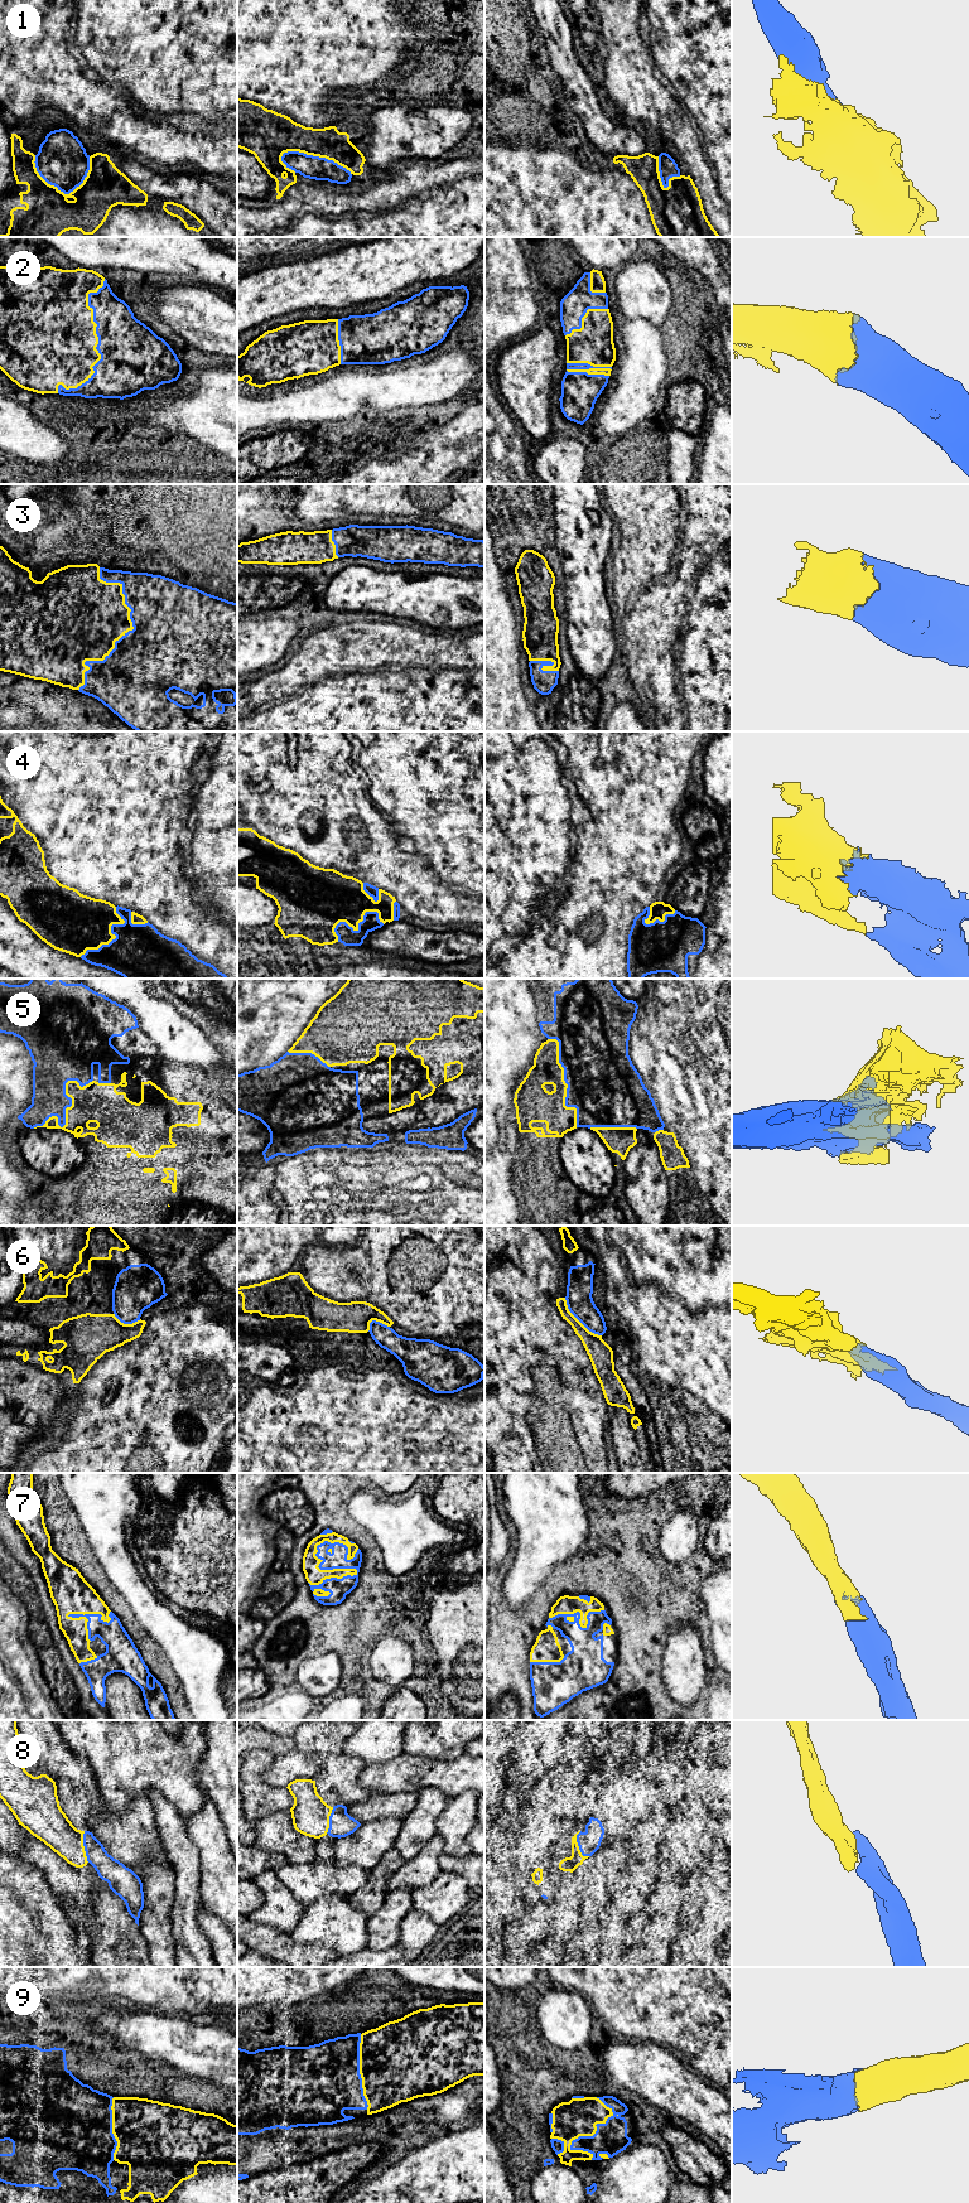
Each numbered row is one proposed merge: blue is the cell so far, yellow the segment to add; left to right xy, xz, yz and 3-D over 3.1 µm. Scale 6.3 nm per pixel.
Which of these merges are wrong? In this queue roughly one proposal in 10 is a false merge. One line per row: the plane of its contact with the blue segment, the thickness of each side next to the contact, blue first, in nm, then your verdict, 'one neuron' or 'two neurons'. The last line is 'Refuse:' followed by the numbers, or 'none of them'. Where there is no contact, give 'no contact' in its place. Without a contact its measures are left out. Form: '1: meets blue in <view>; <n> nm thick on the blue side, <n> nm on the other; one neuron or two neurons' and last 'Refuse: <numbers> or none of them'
1: meets blue in xz; 150 nm thick on the blue side, 220 nm on the other; one neuron
2: meets blue in xy; 420 nm thick on the blue side, 480 nm on the other; one neuron
3: meets blue in xy; 480 nm thick on the blue side, 440 nm on the other; one neuron
4: meets blue in xz; 110 nm thick on the blue side, 340 nm on the other; one neuron
5: meets blue in xy; 240 nm thick on the blue side, 260 nm on the other; one neuron
6: meets blue in yz; 170 nm thick on the blue side, 150 nm on the other; one neuron
7: meets blue in xz; 130 nm thick on the blue side, 110 nm on the other; one neuron
8: meets blue in xy; 160 nm thick on the blue side, 240 nm on the other; one neuron
9: meets blue in yz; 200 nm thick on the blue side, 240 nm on the other; one neuron
Refuse: none of them

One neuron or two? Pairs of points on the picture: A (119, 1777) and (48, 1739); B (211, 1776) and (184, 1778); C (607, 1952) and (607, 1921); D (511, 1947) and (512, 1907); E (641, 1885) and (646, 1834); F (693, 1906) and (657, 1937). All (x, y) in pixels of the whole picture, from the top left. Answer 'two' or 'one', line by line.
A: two
B: two
C: one
D: two
E: one
F: two

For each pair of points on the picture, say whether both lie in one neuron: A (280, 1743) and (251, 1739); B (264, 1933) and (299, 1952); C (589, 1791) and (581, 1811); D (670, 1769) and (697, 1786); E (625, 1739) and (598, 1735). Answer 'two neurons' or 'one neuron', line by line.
A: one neuron
B: one neuron
C: one neuron
D: two neurons
E: two neurons

